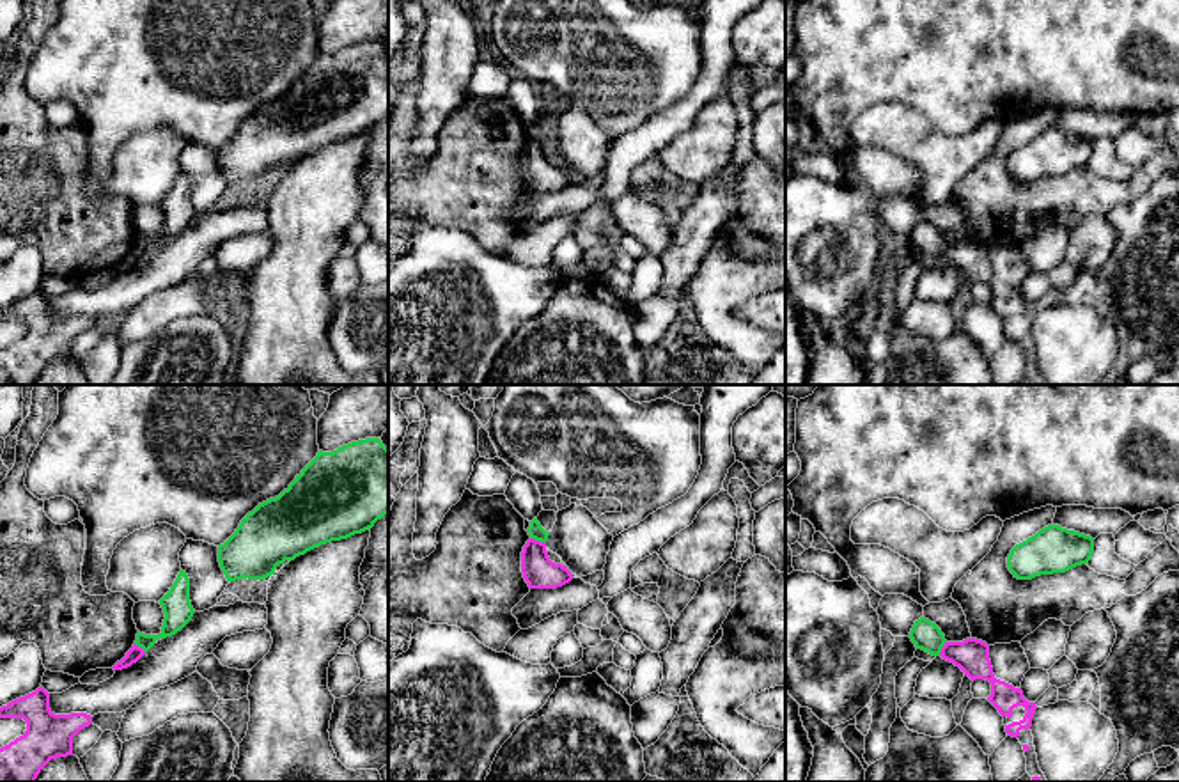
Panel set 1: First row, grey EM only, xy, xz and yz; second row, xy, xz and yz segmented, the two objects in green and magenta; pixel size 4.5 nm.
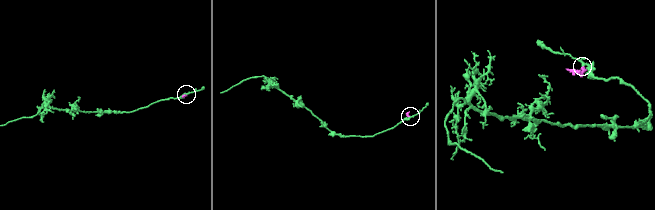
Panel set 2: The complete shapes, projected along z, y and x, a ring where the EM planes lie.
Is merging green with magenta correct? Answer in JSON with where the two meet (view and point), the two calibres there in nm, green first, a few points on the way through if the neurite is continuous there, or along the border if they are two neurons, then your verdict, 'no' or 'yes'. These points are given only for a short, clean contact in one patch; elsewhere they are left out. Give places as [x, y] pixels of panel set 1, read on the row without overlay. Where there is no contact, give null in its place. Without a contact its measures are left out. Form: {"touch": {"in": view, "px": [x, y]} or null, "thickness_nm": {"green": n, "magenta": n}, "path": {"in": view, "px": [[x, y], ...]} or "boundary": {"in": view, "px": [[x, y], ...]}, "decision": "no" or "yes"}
{"touch": {"in": "xz", "px": [538, 142]}, "thickness_nm": {"green": 70, "magenta": 150}, "boundary": {"in": "xz", "px": [[530, 139], [545, 146]]}, "decision": "no"}

